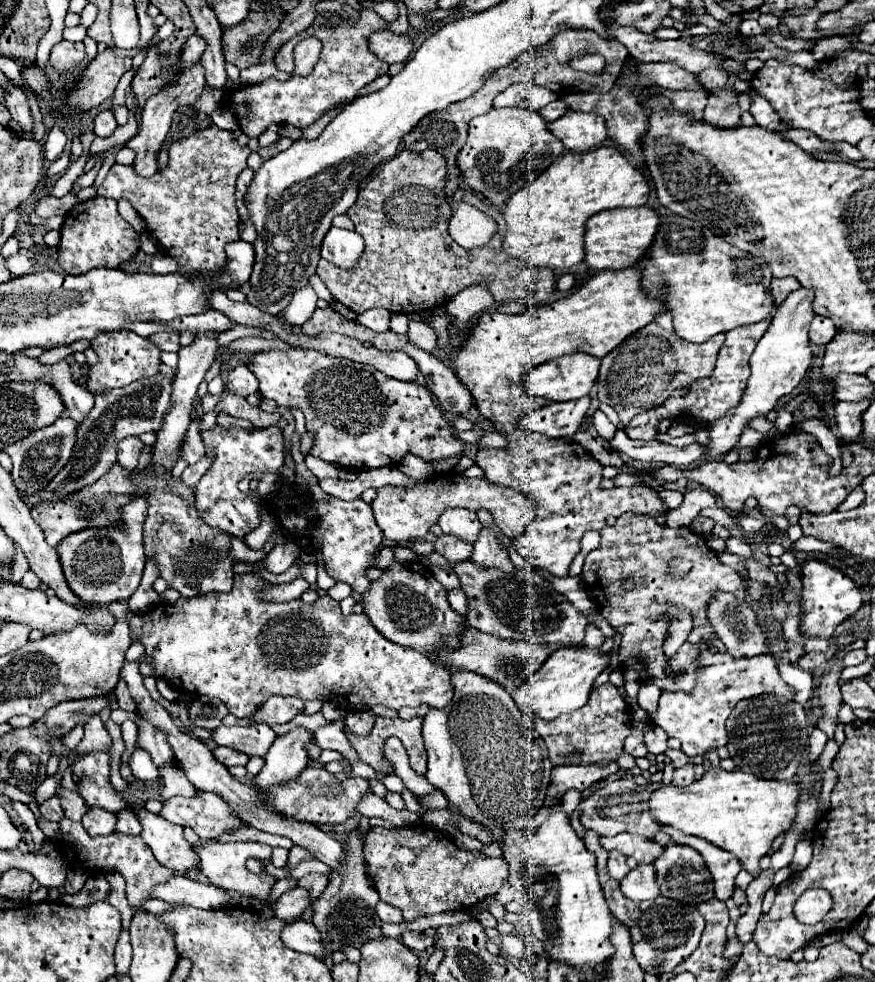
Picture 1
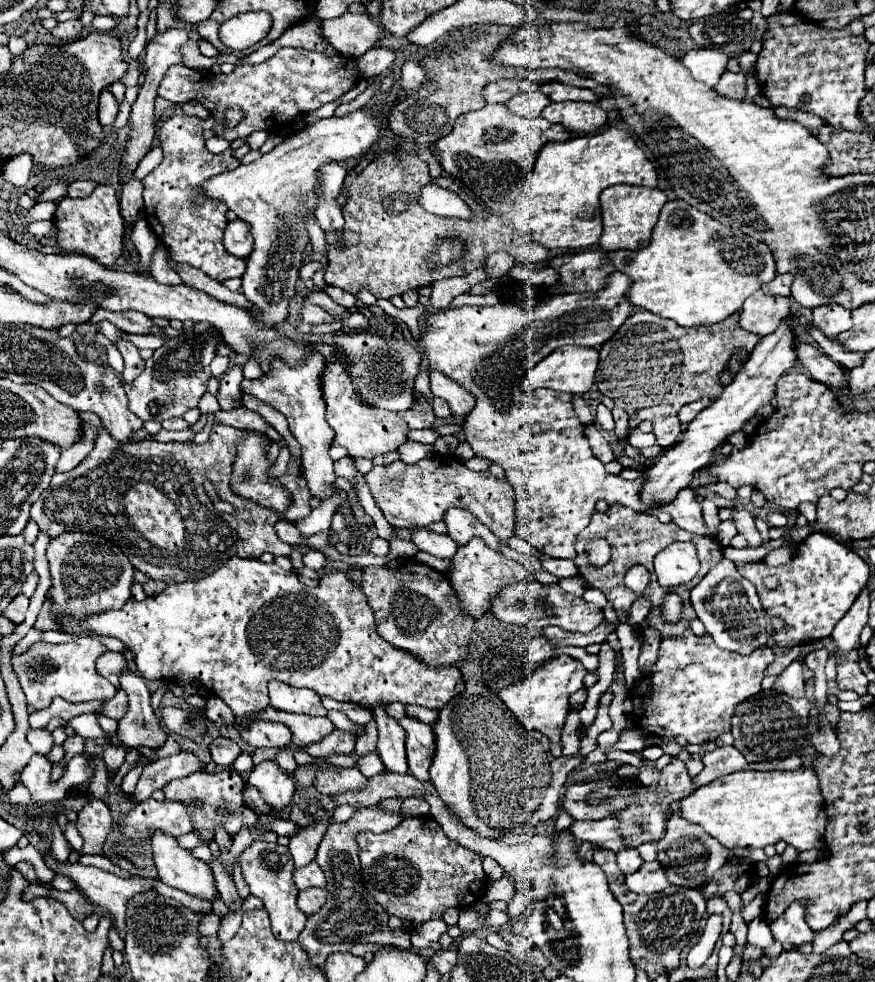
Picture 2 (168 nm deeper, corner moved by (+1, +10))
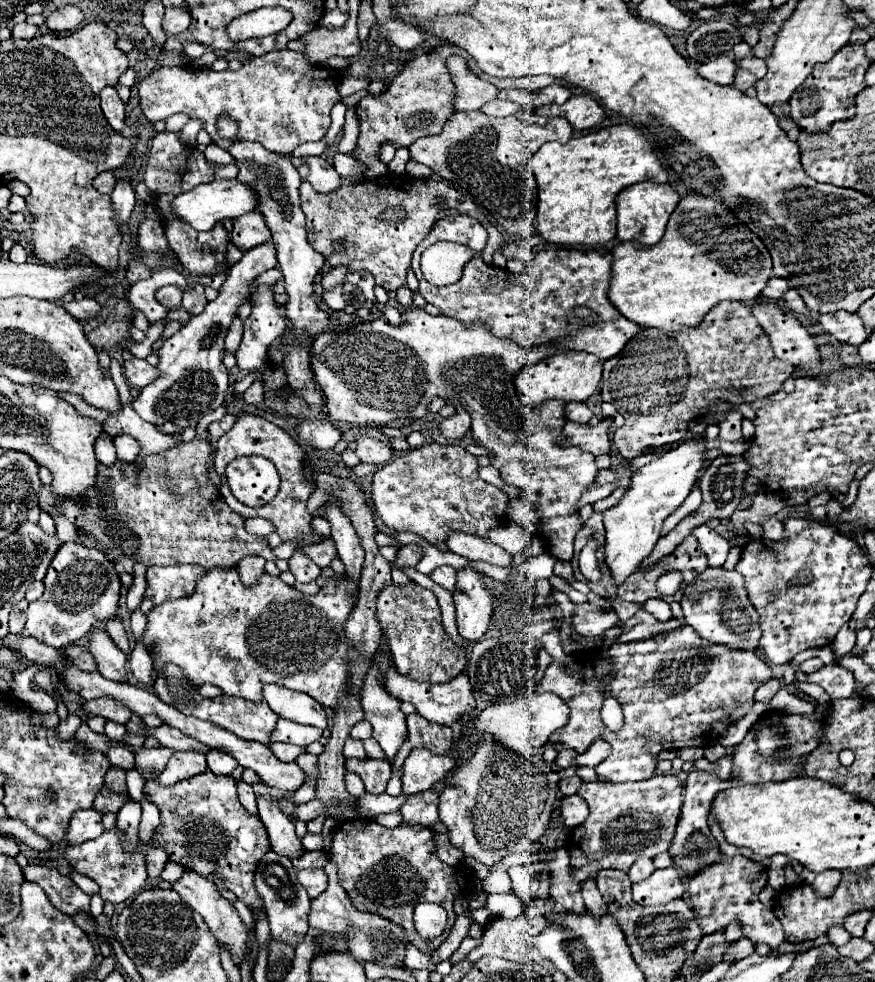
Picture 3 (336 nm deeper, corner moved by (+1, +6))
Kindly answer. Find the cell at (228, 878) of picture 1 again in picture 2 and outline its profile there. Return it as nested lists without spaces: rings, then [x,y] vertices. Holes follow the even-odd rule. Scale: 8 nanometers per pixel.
[[[252,842],[240,856],[240,870],[242,876],[250,888],[250,894],[260,898],[266,906],[266,912],[270,914],[270,922],[272,922],[272,930],[274,936],[278,940],[298,940],[304,922],[306,922],[306,914],[302,914],[296,908],[296,886],[292,882],[292,872],[294,872],[294,862],[292,856],[288,852],[286,846],[280,844],[268,844],[268,842]]]

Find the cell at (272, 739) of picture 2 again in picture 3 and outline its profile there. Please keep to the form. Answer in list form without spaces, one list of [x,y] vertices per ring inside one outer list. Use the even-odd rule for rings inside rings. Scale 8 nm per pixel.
[[[282,718],[276,722],[276,730],[270,736],[272,742],[288,742],[288,744],[296,744],[296,746],[308,746],[320,738],[322,738],[320,728],[296,724],[296,722],[282,720]]]

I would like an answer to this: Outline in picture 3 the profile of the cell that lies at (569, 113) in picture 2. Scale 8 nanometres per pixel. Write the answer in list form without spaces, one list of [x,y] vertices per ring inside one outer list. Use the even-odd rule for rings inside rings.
[[[574,94],[566,104],[554,105],[559,107],[557,116],[566,118],[574,130],[590,130],[604,120],[604,108],[590,94]]]

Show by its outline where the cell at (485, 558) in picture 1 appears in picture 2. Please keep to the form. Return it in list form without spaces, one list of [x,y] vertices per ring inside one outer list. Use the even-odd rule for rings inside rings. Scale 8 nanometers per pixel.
[[[472,538],[466,546],[458,548],[456,556],[452,558],[452,564],[454,564],[454,570],[450,574],[450,582],[456,590],[456,594],[460,596],[464,610],[472,618],[480,618],[484,614],[490,600],[498,594],[500,588],[504,588],[506,584],[522,582],[522,580],[530,578],[530,572],[522,564],[502,556],[502,552],[488,548],[488,544],[484,544],[484,540],[480,540],[480,538]]]

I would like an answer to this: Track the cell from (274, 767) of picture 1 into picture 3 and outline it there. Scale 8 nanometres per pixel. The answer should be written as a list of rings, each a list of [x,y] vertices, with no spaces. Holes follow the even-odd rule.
[[[258,798],[258,818],[268,830],[272,850],[278,852],[278,856],[300,858],[304,854],[304,846],[296,836],[294,822],[292,818],[284,816],[274,802],[274,798]]]

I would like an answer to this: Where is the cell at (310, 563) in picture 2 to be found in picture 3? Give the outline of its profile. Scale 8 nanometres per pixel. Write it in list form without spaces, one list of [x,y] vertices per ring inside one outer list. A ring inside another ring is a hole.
[[[246,412],[246,414],[242,414],[242,416],[236,418],[236,424],[224,436],[220,436],[216,458],[214,458],[214,468],[220,474],[220,472],[224,472],[224,468],[234,458],[250,456],[250,454],[260,454],[260,456],[268,458],[278,468],[278,474],[280,474],[280,492],[276,494],[276,498],[270,504],[266,504],[262,508],[250,508],[250,506],[238,502],[226,484],[222,484],[222,488],[220,488],[222,498],[226,500],[226,504],[236,514],[240,514],[244,518],[256,518],[256,516],[260,516],[260,518],[270,520],[274,524],[278,536],[282,538],[282,542],[294,540],[296,542],[296,550],[294,550],[292,558],[288,560],[288,570],[294,574],[294,578],[298,582],[312,582],[312,580],[316,580],[320,576],[320,568],[302,552],[302,546],[304,546],[304,538],[320,540],[320,536],[312,530],[312,524],[310,524],[314,516],[306,508],[306,502],[308,502],[308,498],[310,498],[310,494],[314,492],[316,486],[314,486],[314,480],[310,478],[310,474],[304,472],[306,468],[318,472],[318,466],[306,456],[306,452],[302,450],[302,446],[288,432],[284,432],[280,426],[272,424],[270,420],[266,420],[262,416],[256,416],[256,414],[248,414]]]

